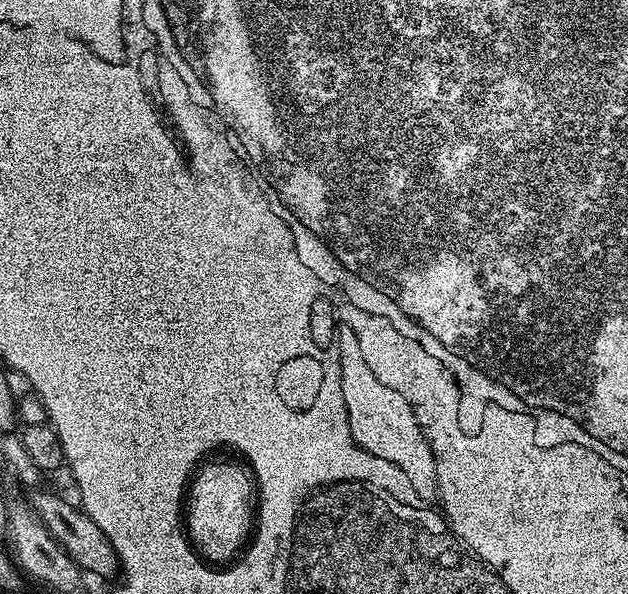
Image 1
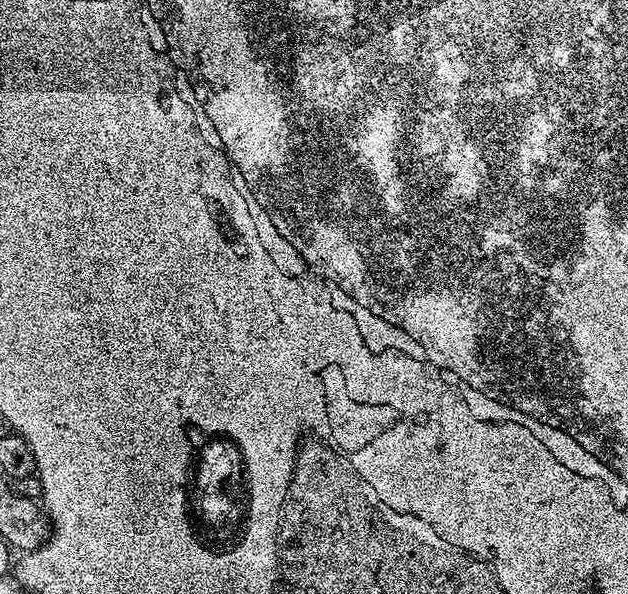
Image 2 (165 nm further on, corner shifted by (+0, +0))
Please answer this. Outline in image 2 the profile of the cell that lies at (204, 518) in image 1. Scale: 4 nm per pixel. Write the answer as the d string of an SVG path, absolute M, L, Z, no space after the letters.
M188 428L188 465L184 467L184 524L188 524L188 533L200 548L200 552L208 552L208 556L232 556L244 539L248 536L248 520L252 520L252 472L248 472L248 456L244 456L244 444L232 436L232 432L208 432L208 428Z

